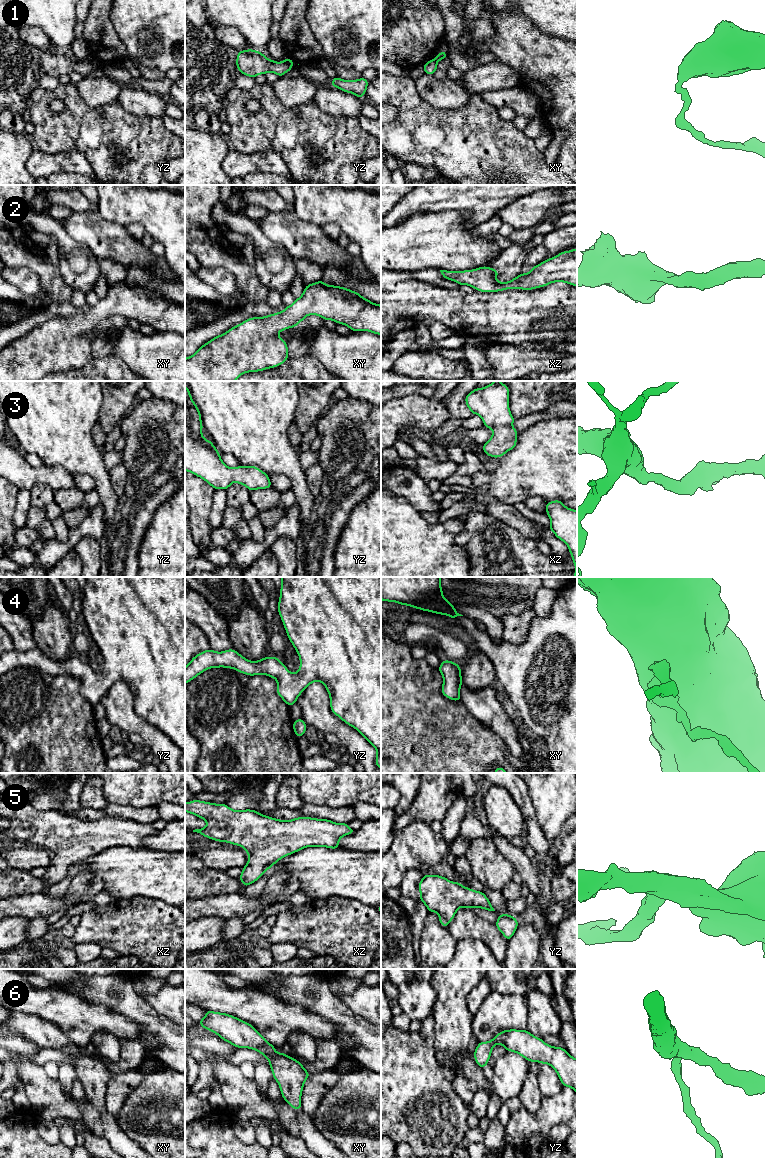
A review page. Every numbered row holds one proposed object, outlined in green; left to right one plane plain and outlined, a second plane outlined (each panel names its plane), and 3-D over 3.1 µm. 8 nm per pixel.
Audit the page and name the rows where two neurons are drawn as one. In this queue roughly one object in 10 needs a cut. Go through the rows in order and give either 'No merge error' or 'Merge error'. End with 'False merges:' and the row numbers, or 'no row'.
1: Merge error
2: No merge error
3: No merge error
4: No merge error
5: No merge error
6: No merge error
False merges: 1

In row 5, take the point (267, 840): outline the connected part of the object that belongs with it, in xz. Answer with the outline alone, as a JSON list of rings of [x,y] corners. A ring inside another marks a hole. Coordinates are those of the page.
[[[197,799],[185,802],[185,812],[207,822],[205,828],[193,832],[245,849],[248,863],[238,877],[245,888],[283,857],[306,847],[339,849],[339,840],[356,831],[347,823],[335,823],[328,819],[301,816],[284,821],[256,810],[233,810],[225,803]]]

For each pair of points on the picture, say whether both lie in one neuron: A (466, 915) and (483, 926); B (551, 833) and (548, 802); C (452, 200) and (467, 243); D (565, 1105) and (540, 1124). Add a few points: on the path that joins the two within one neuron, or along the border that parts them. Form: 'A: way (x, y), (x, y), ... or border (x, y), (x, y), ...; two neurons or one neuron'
A: way (470, 919), (479, 926); one neuron
B: way (551, 825), (551, 810); one neuron
C: border (432, 211), (468, 210), (467, 224), (471, 227); two neurons
D: way (559, 1109), (554, 1110), (546, 1118); one neuron

